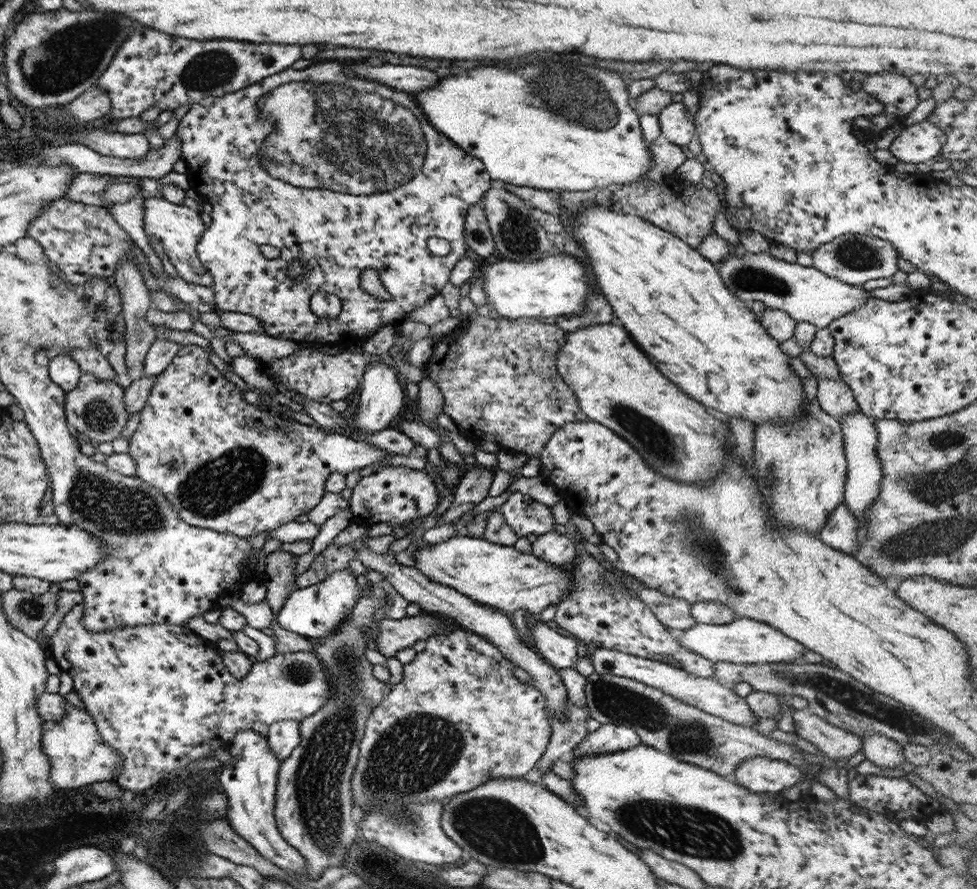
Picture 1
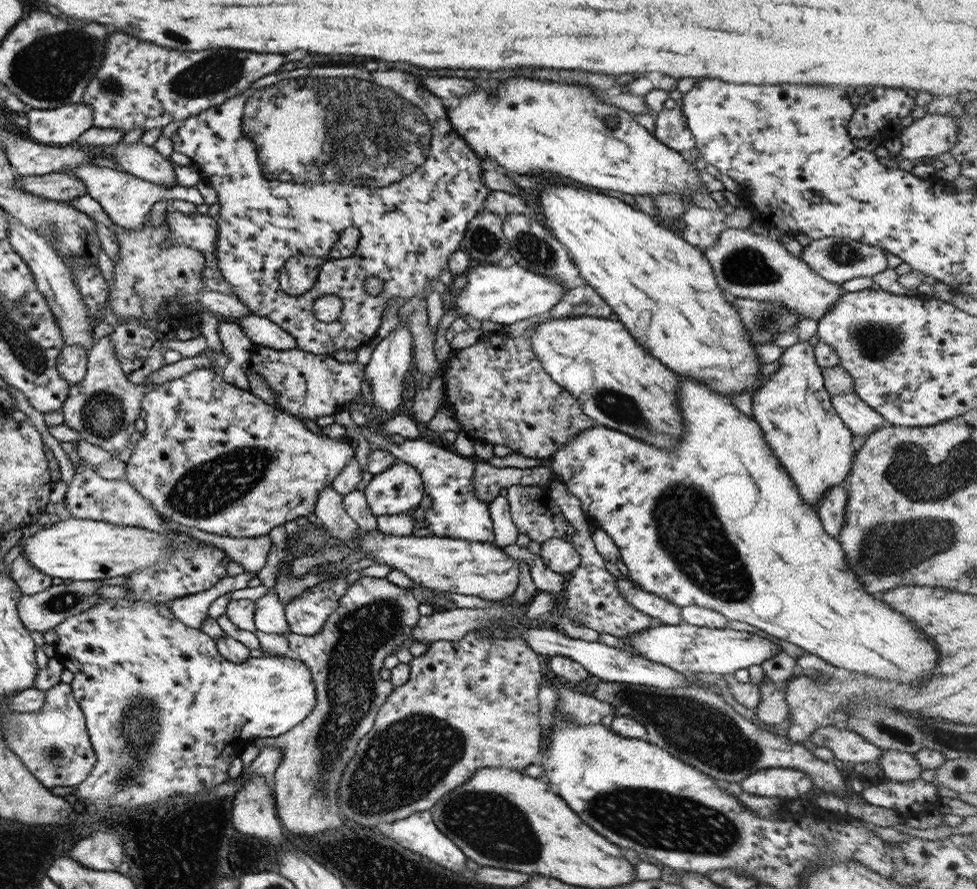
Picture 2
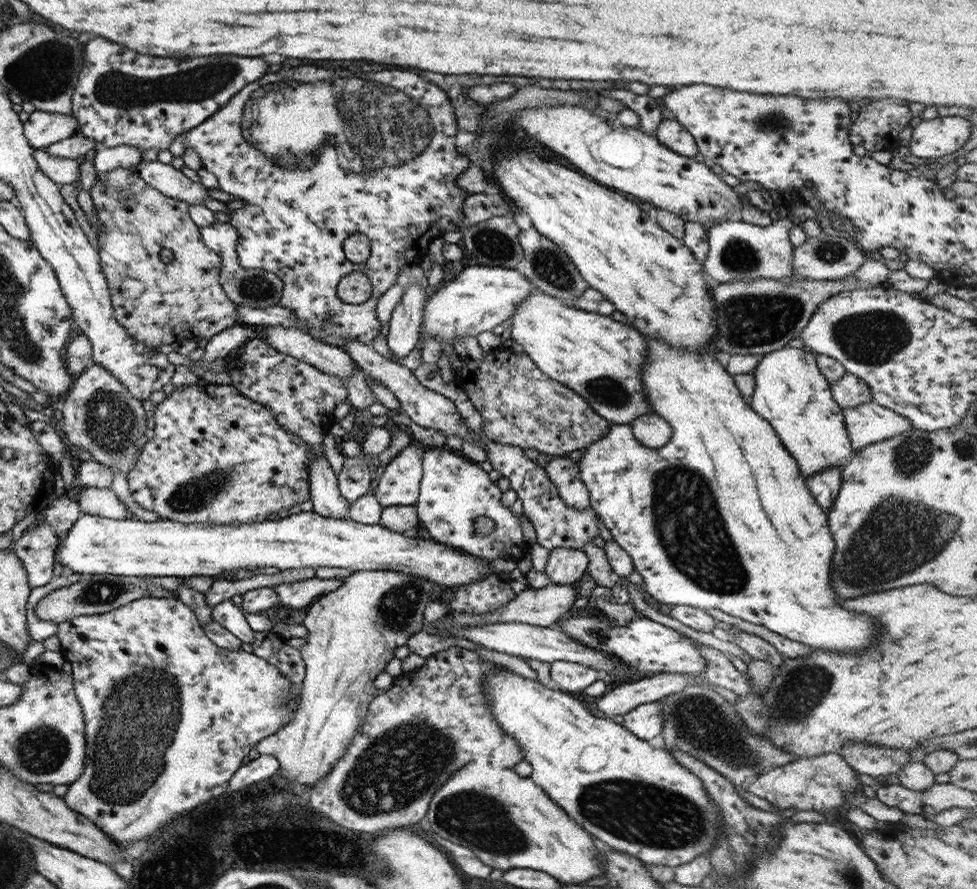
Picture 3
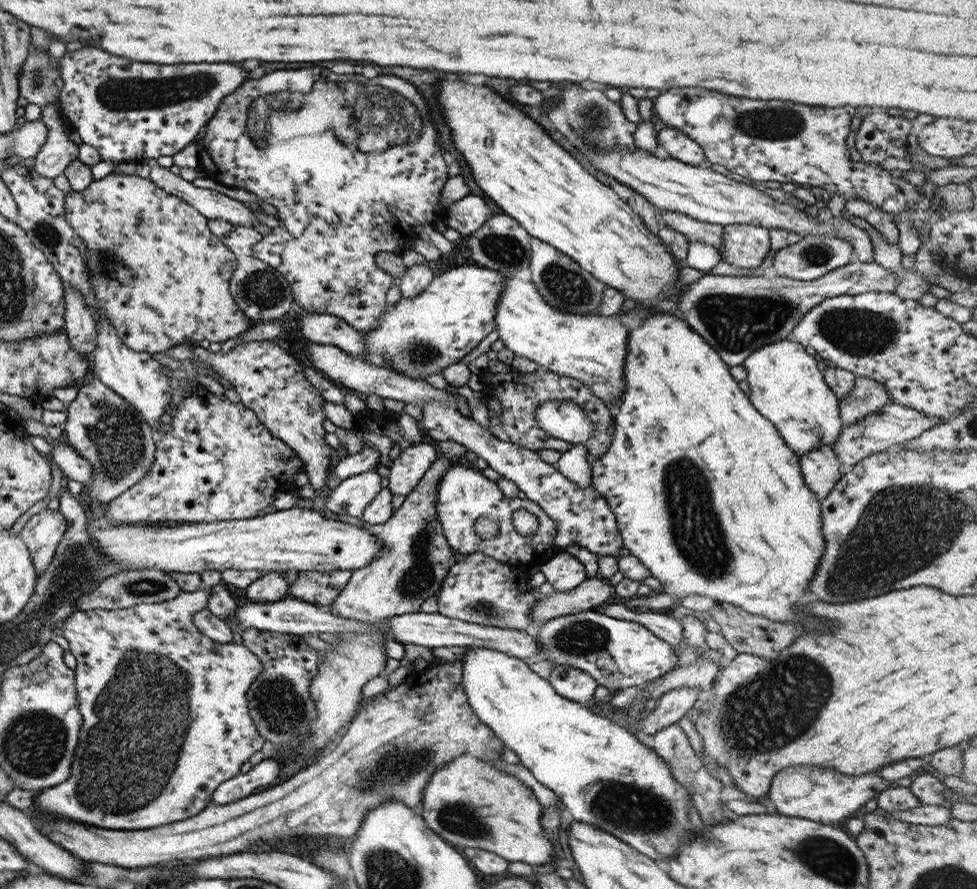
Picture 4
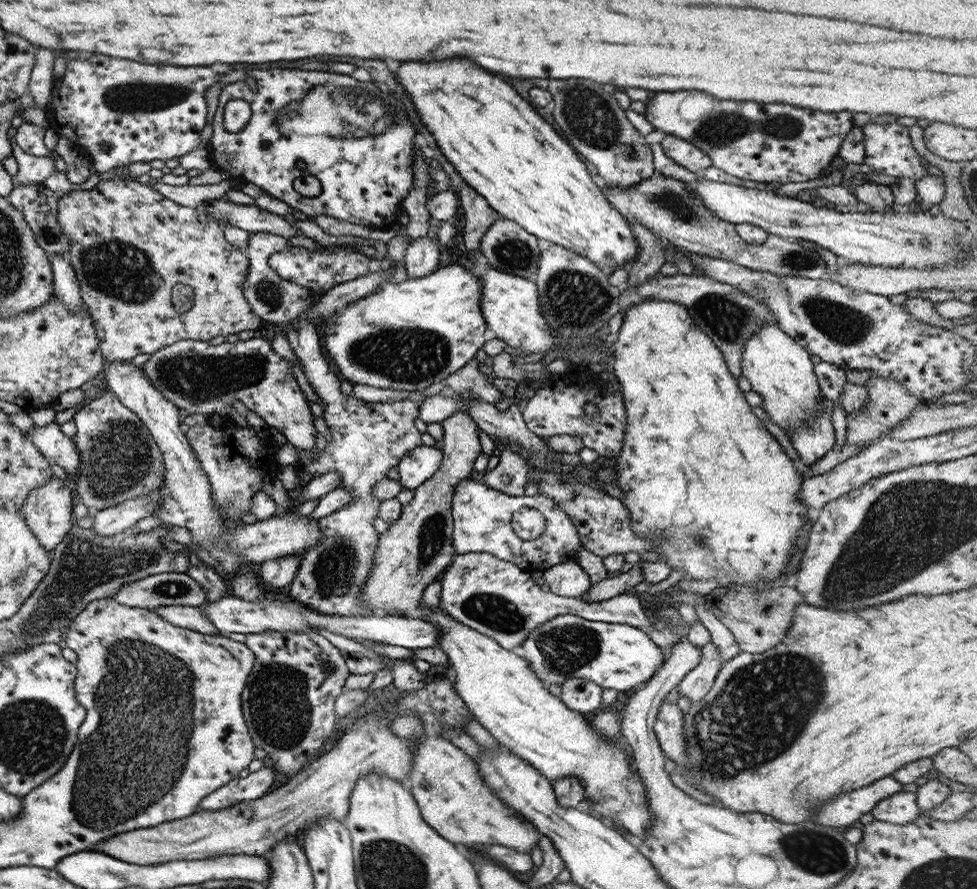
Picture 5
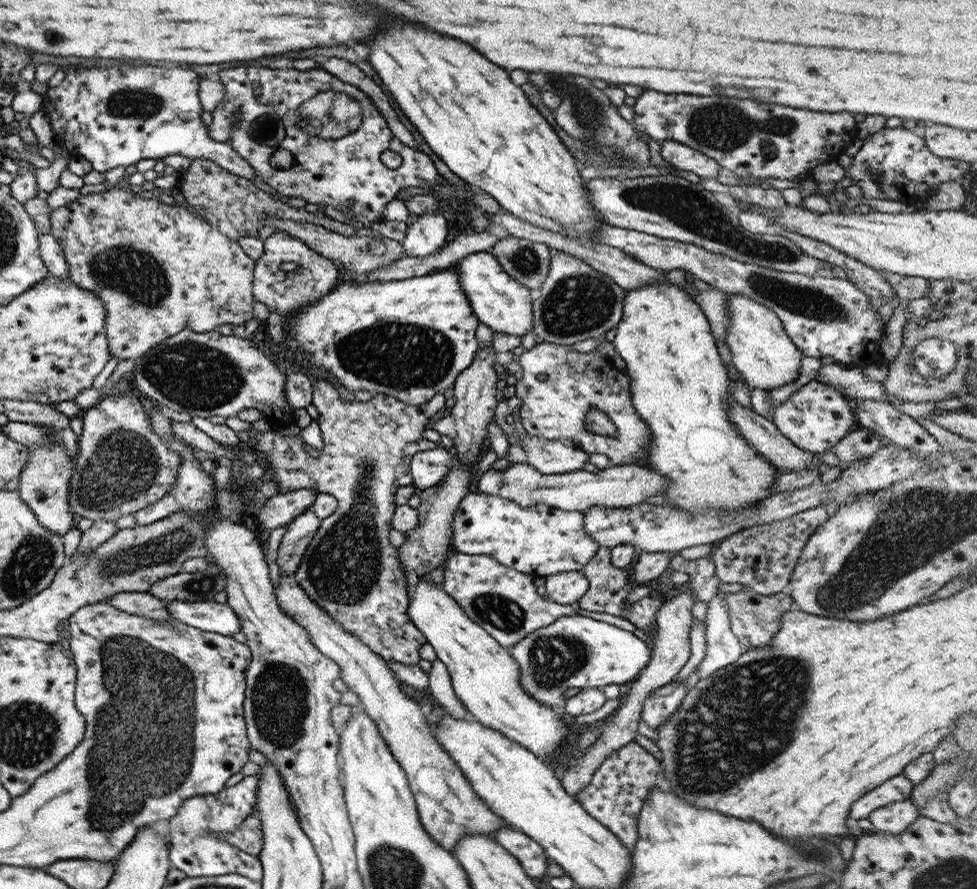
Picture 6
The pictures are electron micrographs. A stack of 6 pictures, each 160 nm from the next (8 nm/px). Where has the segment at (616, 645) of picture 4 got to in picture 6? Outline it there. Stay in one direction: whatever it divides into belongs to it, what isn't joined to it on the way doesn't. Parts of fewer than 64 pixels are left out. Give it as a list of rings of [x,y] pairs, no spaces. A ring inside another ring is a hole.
[[[581,615],[560,616],[551,624],[538,628],[508,648],[518,664],[520,687],[539,704],[563,710],[563,692],[567,688],[603,688],[606,684],[623,684],[633,680],[649,662],[651,646],[633,633]]]

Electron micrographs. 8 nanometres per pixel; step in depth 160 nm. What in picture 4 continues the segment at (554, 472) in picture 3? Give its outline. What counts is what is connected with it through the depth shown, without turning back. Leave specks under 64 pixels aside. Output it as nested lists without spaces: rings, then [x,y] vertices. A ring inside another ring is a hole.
[[[582,443],[573,445],[569,450],[560,453],[559,460],[554,464],[555,468],[567,480],[577,484],[579,488],[588,487],[592,475],[589,461],[585,459],[587,450]]]

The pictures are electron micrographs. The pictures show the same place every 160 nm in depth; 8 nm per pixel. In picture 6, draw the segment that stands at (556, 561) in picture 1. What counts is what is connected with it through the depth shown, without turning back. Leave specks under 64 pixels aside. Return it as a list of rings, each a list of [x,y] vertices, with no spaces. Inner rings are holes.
[[[581,571],[558,572],[546,577],[543,588],[551,601],[557,604],[573,604],[585,594],[588,580]]]

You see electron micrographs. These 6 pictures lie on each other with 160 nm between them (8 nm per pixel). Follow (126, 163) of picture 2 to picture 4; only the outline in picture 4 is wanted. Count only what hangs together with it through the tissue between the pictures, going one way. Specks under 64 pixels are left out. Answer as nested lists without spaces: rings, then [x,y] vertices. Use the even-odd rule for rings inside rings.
[[[151,167],[149,180],[170,195],[192,206],[201,216],[224,220],[232,226],[251,227],[256,223],[251,209],[241,201],[231,199],[215,190],[195,187],[189,180],[171,173],[167,168]]]

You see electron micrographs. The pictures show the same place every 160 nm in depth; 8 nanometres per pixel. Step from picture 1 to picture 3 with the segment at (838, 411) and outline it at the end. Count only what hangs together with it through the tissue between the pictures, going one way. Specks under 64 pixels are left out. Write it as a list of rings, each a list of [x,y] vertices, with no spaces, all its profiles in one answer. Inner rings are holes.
[[[873,400],[853,408],[843,408],[842,418],[852,454],[869,444],[887,440],[912,429],[907,420]]]

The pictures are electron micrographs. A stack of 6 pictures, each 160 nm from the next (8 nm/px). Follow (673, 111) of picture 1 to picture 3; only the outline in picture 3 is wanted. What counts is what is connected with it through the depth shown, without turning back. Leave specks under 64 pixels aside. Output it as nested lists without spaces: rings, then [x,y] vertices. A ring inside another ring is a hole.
[[[675,119],[661,120],[654,137],[659,144],[677,154],[692,158],[698,152],[694,138]]]

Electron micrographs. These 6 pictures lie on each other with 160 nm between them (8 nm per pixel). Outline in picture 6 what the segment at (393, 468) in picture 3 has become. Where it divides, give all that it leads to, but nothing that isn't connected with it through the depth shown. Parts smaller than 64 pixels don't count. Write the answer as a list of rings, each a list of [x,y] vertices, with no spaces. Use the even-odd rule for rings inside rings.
[[[444,447],[416,452],[409,461],[413,486],[425,490],[439,484],[452,468],[453,461],[453,452]]]

